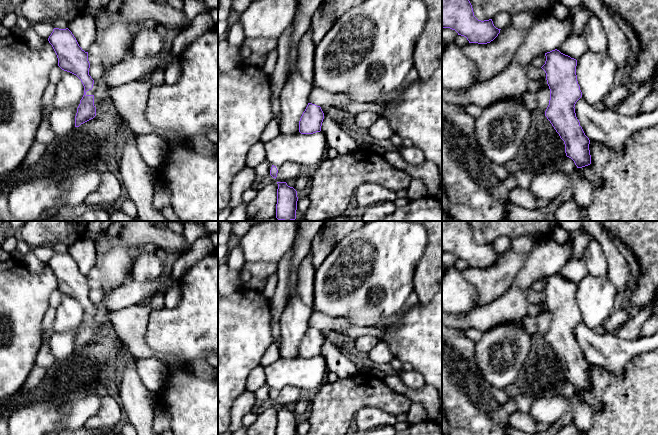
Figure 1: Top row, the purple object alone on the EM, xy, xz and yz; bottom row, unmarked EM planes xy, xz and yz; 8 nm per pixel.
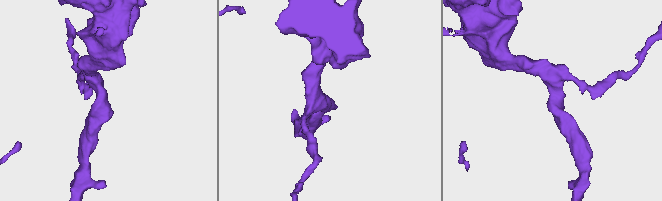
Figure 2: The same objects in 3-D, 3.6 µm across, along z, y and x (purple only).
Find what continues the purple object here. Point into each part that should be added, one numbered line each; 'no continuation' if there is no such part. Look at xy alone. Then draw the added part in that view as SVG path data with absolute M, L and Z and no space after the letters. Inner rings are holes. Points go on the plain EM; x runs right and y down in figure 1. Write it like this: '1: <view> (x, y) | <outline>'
1: xy (134, 292) | M163 276L144 283L131 279L127 284L106 293L99 303L94 304L93 312L87 315L86 319L94 319L100 310L119 311L145 303L156 295L164 285Z

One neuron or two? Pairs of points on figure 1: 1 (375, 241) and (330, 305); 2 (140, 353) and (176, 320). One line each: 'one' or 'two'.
1: one
2: two

